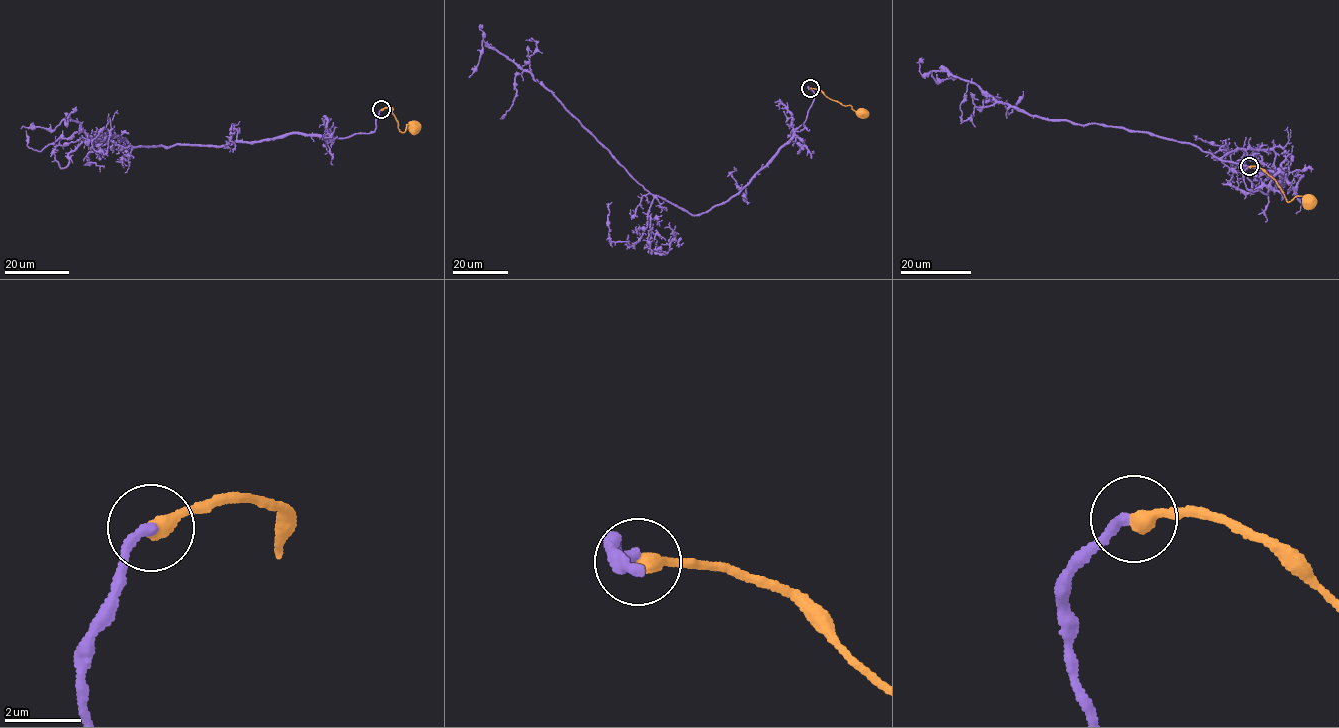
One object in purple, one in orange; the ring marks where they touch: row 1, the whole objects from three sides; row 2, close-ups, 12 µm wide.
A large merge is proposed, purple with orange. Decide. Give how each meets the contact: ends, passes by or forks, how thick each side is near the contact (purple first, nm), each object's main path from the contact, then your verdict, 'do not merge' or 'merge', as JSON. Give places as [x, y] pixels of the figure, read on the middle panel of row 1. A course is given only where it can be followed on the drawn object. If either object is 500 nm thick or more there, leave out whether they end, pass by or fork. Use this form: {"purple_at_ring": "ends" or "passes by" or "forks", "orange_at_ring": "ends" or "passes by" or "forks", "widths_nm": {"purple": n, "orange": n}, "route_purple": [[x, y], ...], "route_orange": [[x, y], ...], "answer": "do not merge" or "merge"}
{"purple_at_ring": "ends", "orange_at_ring": "ends", "widths_nm": {"purple": 280, "orange": 400}, "route_purple": [[809, 88], [805, 120], [765, 165], [725, 202], [692, 215], [634, 179], [550, 91], [483, 41], [469, 77]], "route_orange": [[809, 88], [819, 89], [832, 100], [851, 105], [855, 111], [862, 113]], "answer": "do not merge"}

